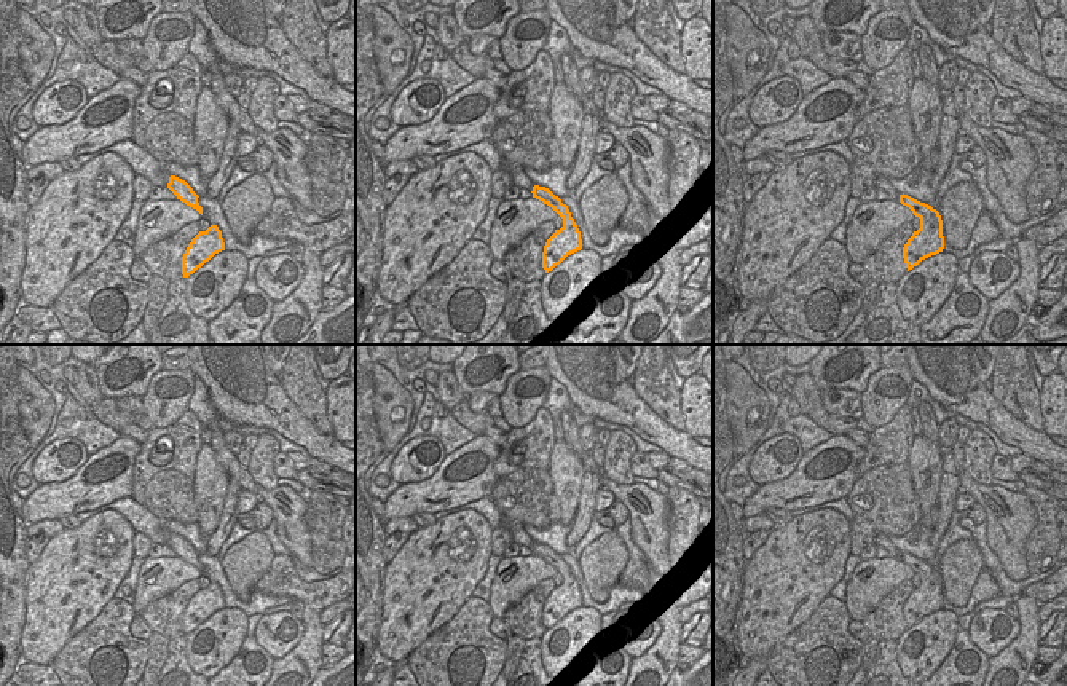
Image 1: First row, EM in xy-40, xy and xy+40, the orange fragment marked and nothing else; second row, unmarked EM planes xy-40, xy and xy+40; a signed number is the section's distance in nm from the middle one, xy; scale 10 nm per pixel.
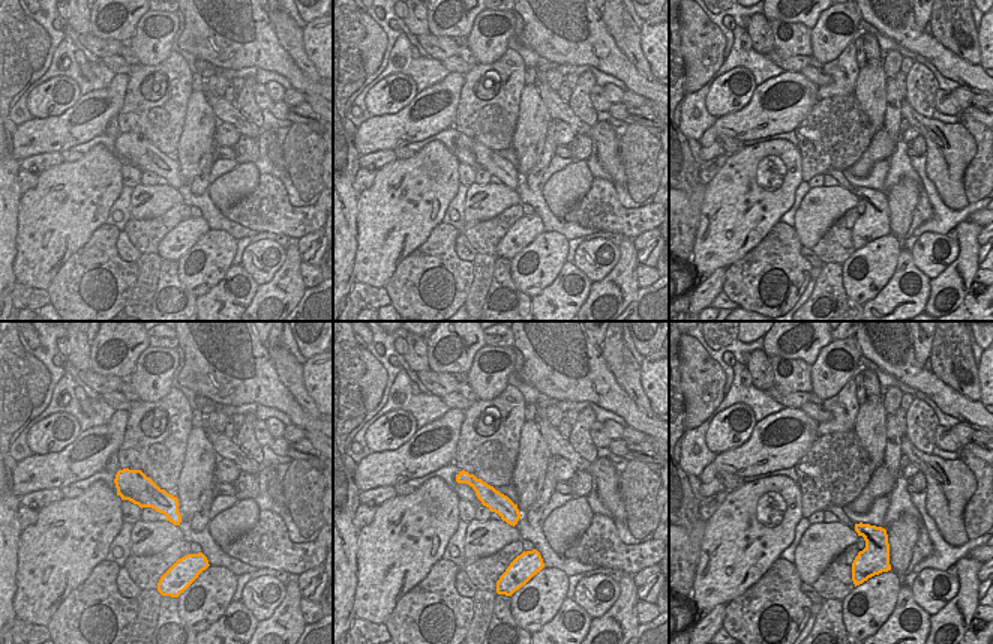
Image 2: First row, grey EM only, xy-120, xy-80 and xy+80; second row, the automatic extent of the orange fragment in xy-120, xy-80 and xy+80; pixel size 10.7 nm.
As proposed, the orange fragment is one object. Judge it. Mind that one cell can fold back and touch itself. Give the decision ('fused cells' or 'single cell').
single cell

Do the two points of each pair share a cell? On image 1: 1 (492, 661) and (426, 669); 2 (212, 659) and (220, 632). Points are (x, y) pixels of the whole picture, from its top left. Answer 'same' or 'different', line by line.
1: same
2: same

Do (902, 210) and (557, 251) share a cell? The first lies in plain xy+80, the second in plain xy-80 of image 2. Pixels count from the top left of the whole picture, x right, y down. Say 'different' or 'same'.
different

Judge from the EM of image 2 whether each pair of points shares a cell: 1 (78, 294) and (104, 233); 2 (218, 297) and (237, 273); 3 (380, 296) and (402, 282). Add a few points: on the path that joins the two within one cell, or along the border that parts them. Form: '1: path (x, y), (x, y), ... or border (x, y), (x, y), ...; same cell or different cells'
1: path (90, 279), (90, 269), (98, 261), (101, 248); same cell
2: path (230, 297), (242, 296), (236, 285); same cell
3: border (383, 287), (390, 303); different cells

